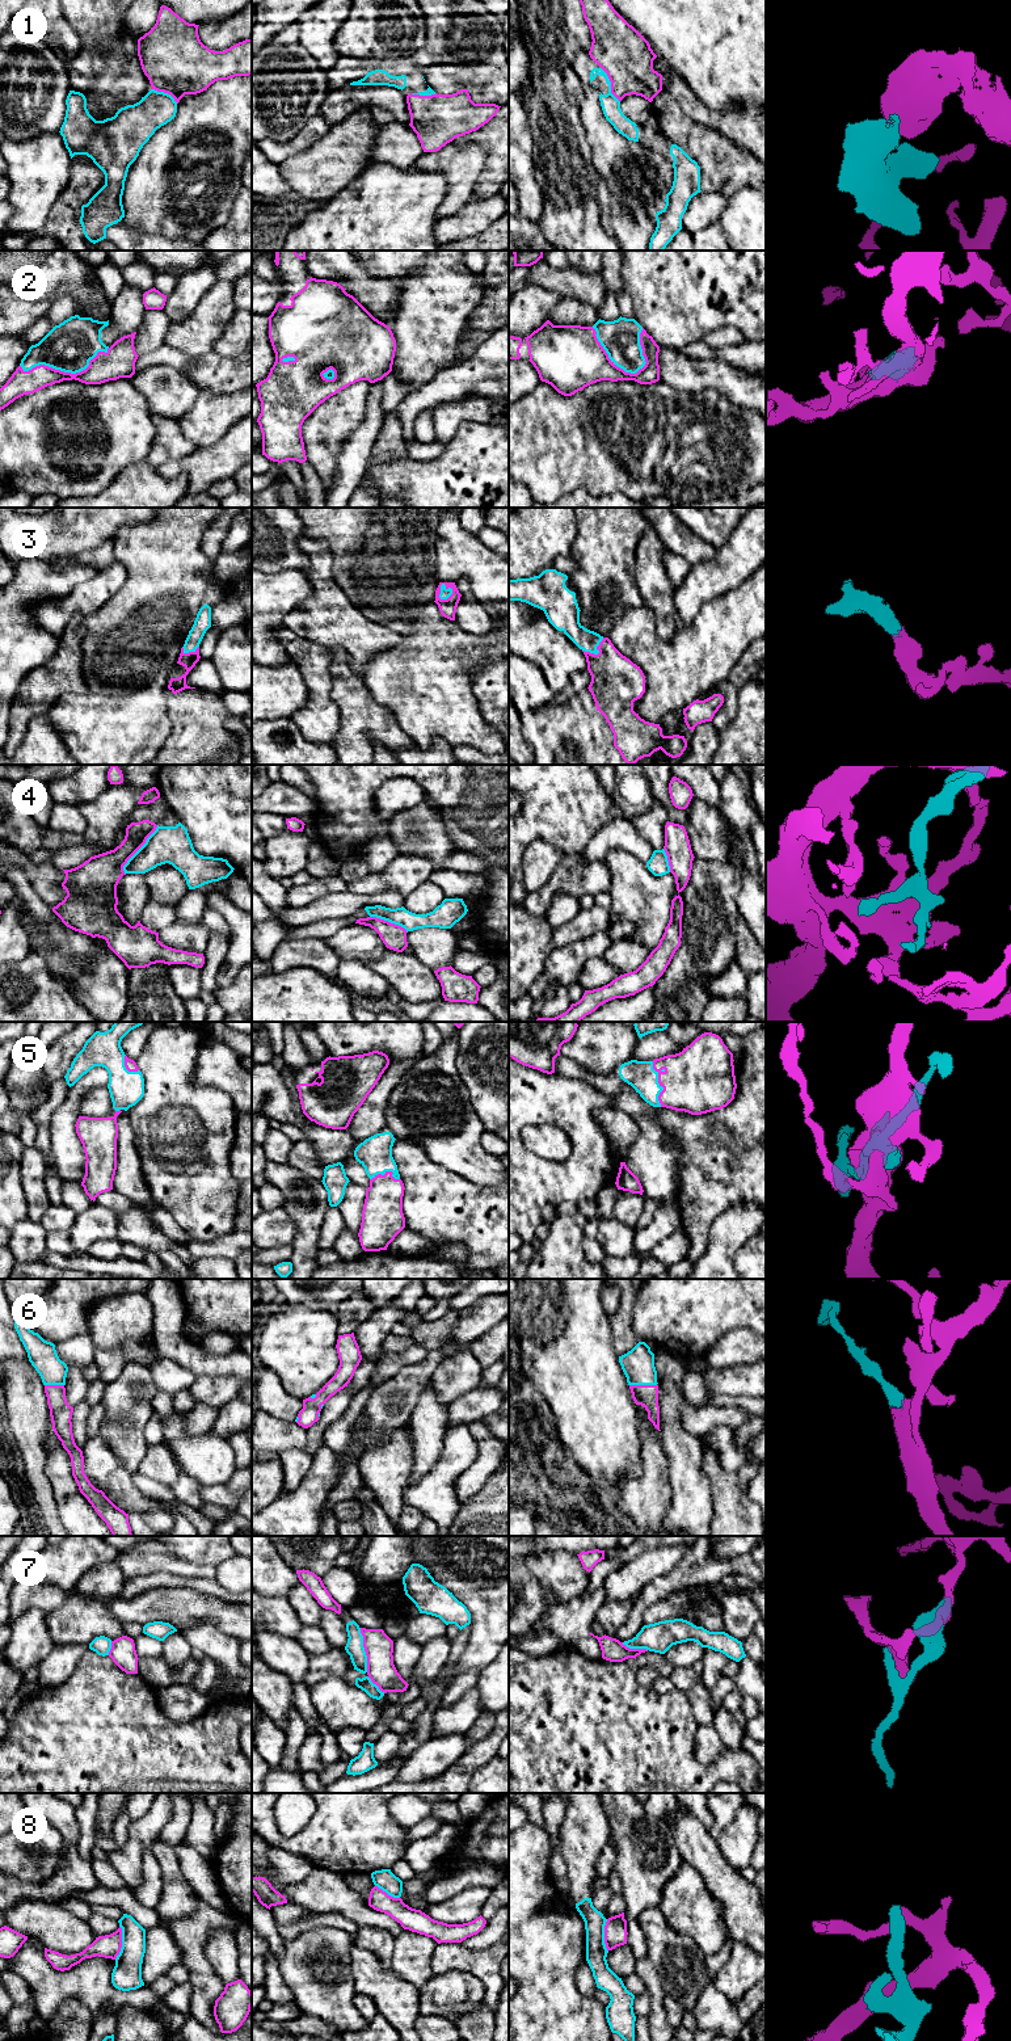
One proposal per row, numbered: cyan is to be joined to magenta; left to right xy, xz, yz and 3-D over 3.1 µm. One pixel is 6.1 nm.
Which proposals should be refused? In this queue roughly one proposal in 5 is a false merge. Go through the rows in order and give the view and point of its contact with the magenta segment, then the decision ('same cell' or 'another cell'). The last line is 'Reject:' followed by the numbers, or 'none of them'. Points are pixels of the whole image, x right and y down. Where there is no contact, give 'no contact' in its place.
1: contact yz (611, 84); same cell
2: contact yz (613, 362); same cell
3: contact xz (439, 593); same cell
4: contact xy (138, 849); same cell
5: contact yz (658, 1082); same cell
6: contact yz (643, 1385); same cell
7: contact xz (365, 1650); another cell
8: contact xy (121, 1943); another cell
Reject: 7, 8

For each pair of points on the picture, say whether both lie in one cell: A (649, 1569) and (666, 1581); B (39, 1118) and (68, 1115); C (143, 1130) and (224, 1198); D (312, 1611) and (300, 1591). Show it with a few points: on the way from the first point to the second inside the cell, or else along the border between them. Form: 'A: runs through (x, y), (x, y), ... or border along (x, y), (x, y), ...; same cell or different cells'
A: border along (683, 1557), (668, 1573), (649, 1581), (635, 1595); different cells
B: border along (67, 1090), (67, 1097), (54, 1111), (47, 1126); different cells
C: runs through (150, 1156), (180, 1189), (198, 1194); same cell
D: runs through (307, 1606), (300, 1596); same cell

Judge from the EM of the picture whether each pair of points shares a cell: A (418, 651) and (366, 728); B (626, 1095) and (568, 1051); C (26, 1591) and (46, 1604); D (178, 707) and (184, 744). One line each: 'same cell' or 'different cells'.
A: different cells
B: different cells
C: same cell
D: same cell

